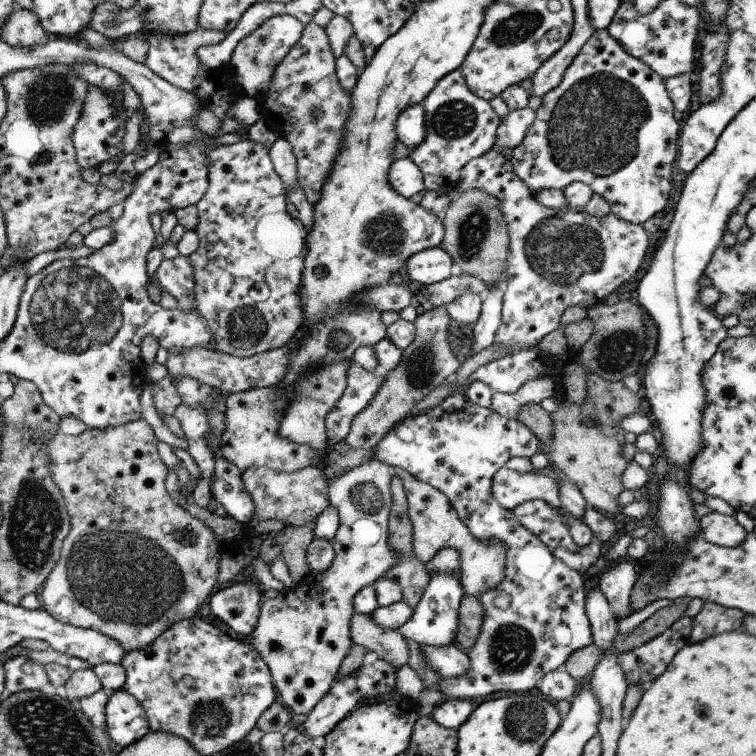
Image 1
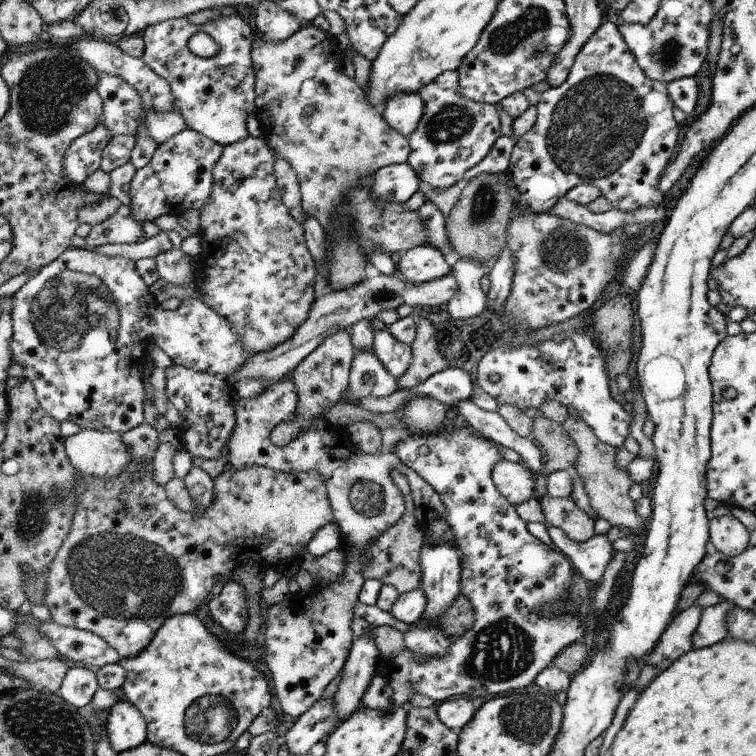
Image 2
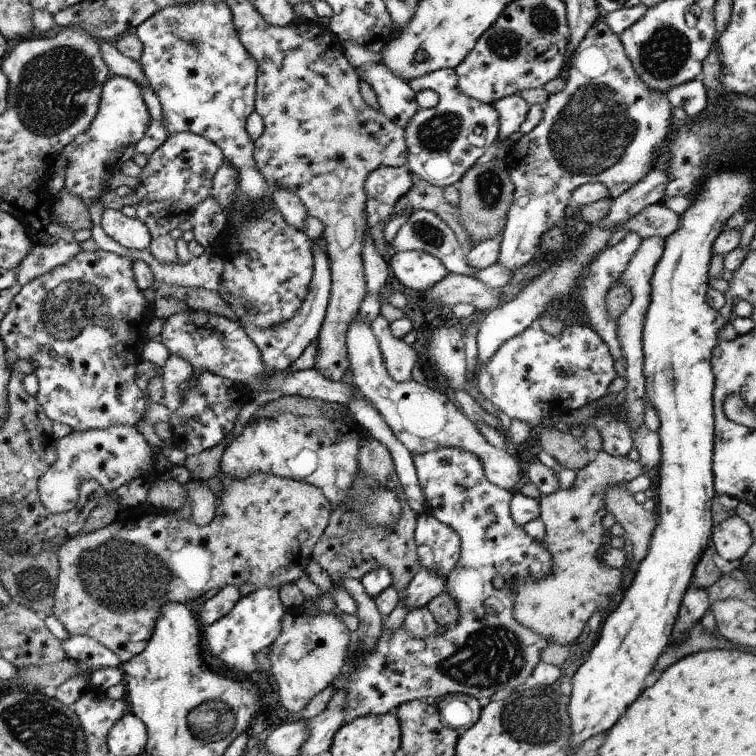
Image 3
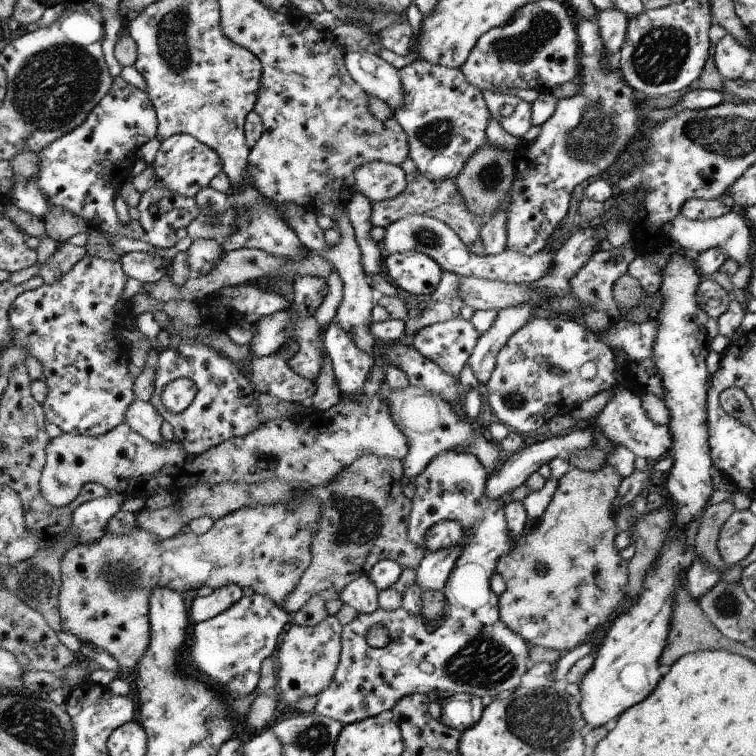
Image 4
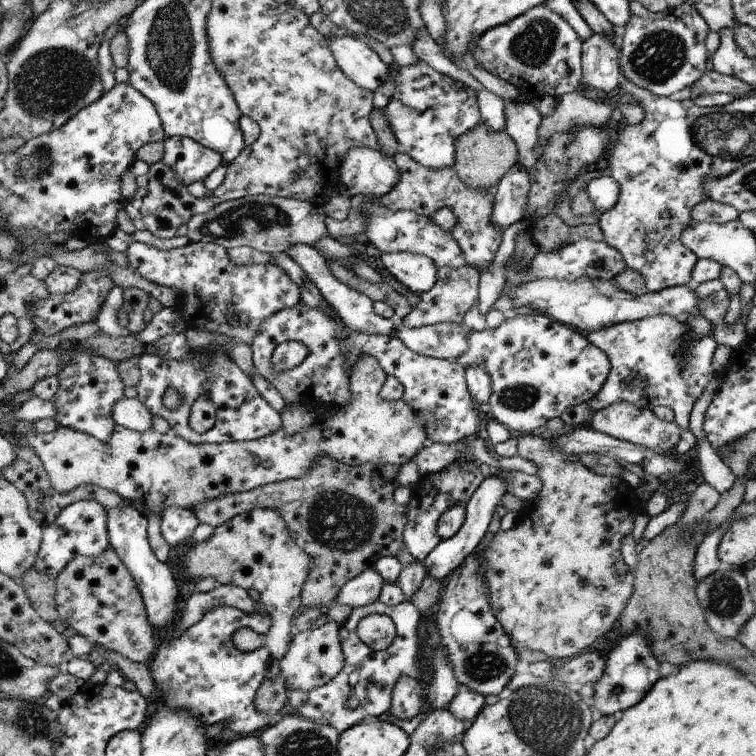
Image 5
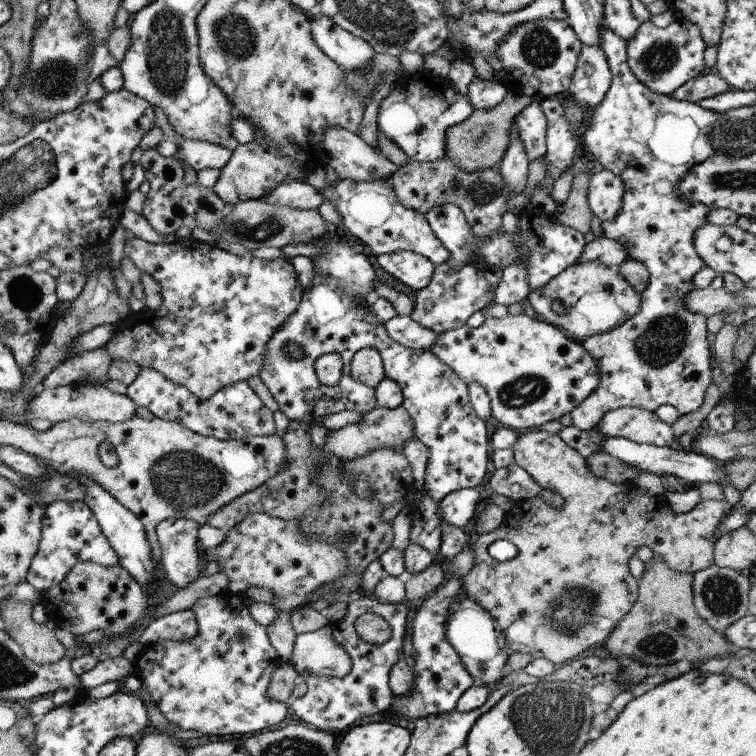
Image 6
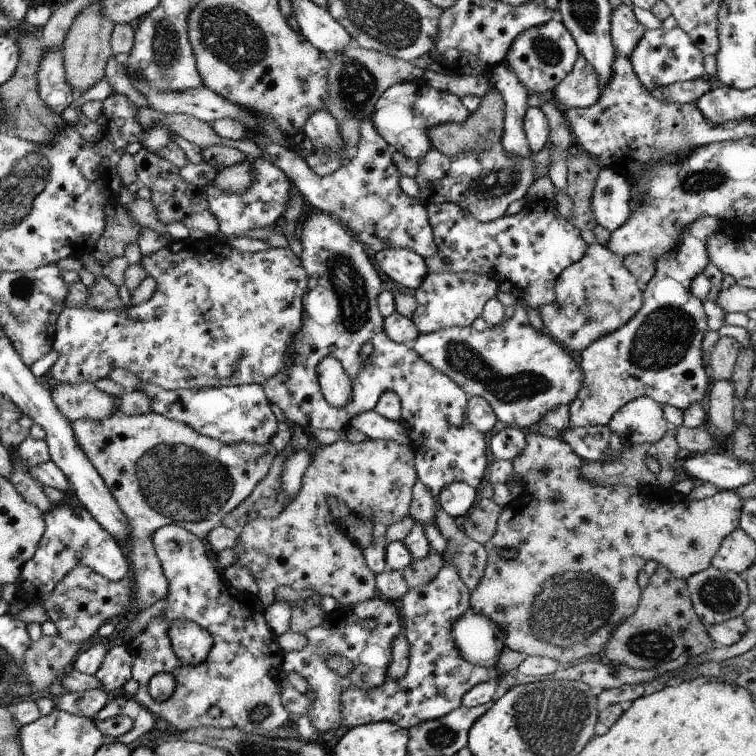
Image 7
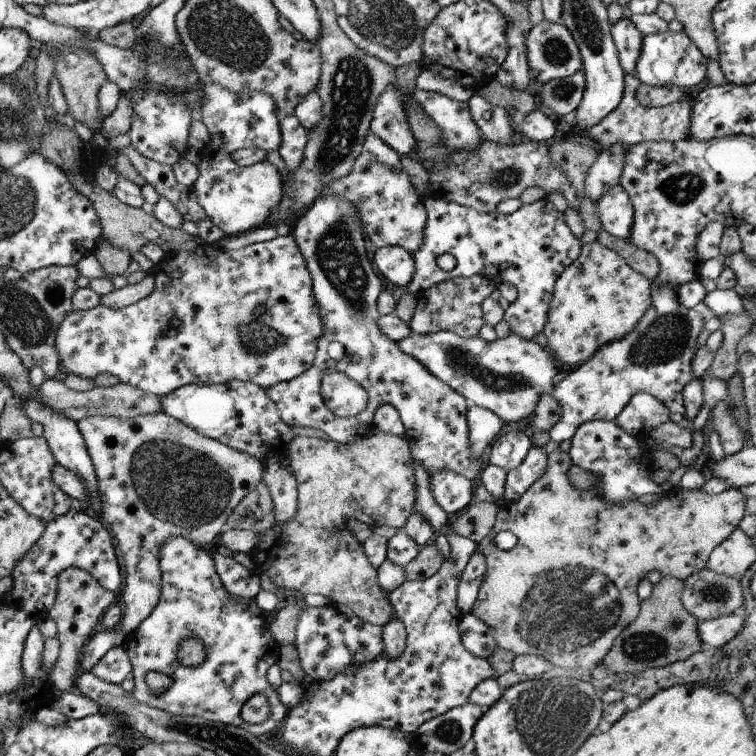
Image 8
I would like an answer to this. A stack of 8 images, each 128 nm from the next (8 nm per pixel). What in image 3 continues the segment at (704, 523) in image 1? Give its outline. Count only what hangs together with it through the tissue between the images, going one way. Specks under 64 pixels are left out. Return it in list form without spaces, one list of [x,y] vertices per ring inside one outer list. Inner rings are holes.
[[[737,515],[728,516],[720,524],[713,526],[711,532],[714,551],[730,563],[740,562],[753,542],[750,526]]]

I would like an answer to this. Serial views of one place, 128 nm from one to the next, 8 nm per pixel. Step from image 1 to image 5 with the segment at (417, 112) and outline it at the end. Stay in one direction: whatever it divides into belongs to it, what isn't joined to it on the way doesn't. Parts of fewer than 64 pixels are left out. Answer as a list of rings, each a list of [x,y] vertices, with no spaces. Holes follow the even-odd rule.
[[[330,35],[331,49],[342,72],[360,88],[373,93],[389,79],[391,70],[362,40]]]

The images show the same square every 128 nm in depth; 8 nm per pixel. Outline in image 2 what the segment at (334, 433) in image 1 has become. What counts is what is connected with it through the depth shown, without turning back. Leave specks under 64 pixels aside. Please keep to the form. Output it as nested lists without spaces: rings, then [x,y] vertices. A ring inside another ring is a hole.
[[[372,351],[355,354],[349,370],[349,393],[354,399],[382,398],[396,392],[397,379]]]

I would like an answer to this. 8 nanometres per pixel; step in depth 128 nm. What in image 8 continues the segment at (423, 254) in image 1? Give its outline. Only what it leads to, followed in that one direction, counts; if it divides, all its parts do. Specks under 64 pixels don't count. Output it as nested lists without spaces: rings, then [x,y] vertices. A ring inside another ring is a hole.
[[[386,246],[376,250],[374,261],[380,275],[396,286],[407,286],[414,276],[414,258],[402,246]]]

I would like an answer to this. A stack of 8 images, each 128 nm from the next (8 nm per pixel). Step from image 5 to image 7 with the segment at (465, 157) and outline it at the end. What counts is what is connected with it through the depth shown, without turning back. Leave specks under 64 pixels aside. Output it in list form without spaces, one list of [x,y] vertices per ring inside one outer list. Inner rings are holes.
[[[492,90],[481,98],[480,104],[470,113],[464,122],[444,123],[436,125],[429,130],[429,139],[434,149],[442,154],[455,157],[462,153],[481,153],[489,151],[494,146],[500,146],[503,135],[503,124],[505,122],[505,100],[503,96]]]

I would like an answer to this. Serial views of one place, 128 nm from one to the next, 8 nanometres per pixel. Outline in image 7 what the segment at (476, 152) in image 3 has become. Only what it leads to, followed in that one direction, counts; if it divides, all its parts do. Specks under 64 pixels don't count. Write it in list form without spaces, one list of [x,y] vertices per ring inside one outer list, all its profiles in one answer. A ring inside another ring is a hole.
[[[424,78],[412,82],[393,84],[378,99],[370,119],[376,132],[394,147],[415,161],[419,161],[433,148],[429,139],[429,130],[444,123],[460,124],[470,116],[470,111],[464,103],[452,93],[441,91],[430,86]]]

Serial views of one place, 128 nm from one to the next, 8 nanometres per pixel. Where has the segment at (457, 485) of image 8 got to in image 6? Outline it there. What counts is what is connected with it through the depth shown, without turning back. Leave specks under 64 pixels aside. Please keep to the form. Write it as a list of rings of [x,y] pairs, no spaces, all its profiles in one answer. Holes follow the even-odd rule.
[[[475,489],[452,491],[439,502],[441,520],[452,527],[470,529],[481,502]]]

